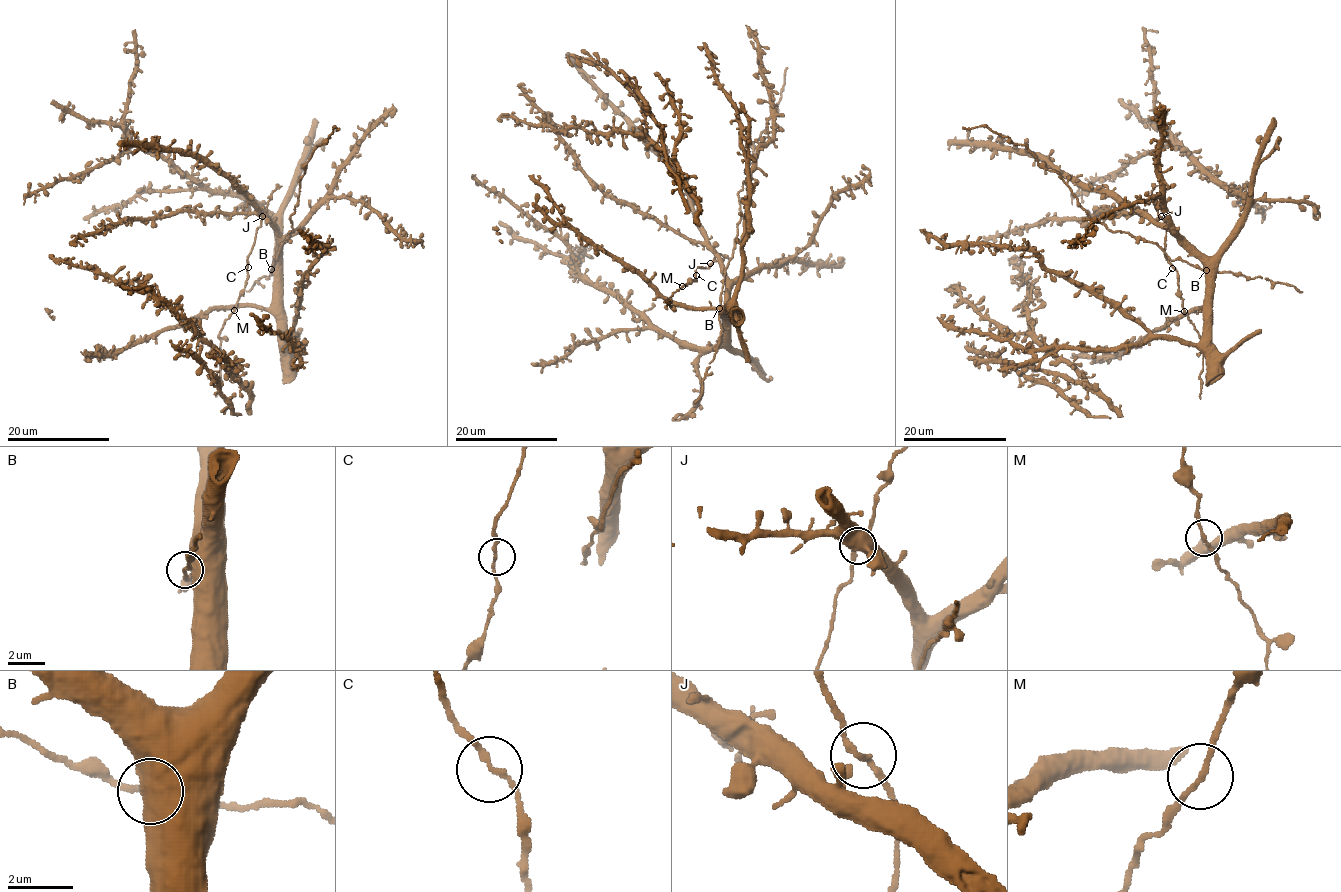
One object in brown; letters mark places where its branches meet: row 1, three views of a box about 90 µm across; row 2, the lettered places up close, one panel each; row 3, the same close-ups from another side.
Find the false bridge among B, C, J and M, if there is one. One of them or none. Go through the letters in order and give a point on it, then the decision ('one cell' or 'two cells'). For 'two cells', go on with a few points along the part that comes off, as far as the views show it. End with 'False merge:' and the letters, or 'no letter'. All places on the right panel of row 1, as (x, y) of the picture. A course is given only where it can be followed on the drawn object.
B: at (1206, 270); one cell
C: at (1172, 268); one cell
J: at (1161, 216); one cell
M: at (1184, 311); one cell
False merge: no letter

